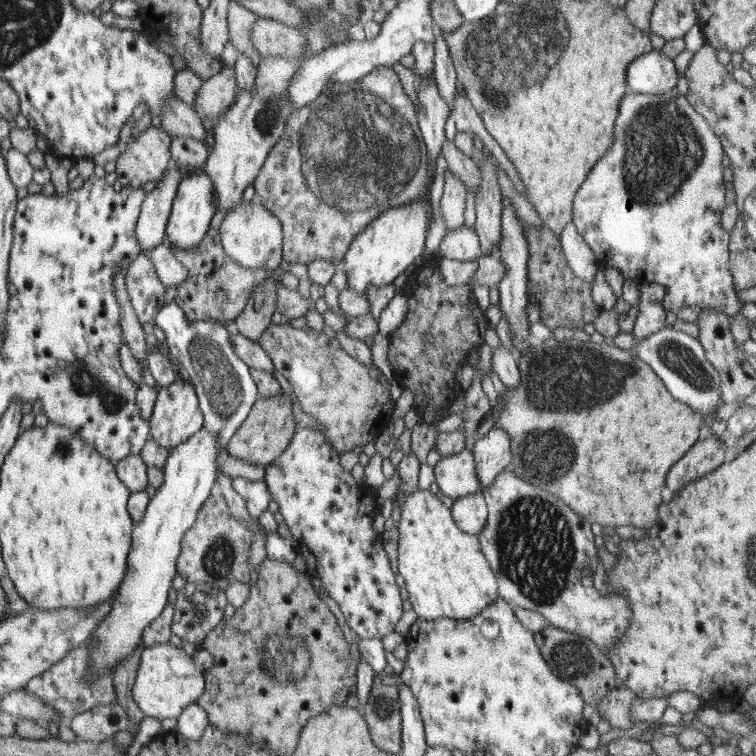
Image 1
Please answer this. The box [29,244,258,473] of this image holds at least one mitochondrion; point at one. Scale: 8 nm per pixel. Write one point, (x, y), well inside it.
(213, 366)

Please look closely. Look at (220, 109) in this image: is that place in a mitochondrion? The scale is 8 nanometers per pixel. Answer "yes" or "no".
no

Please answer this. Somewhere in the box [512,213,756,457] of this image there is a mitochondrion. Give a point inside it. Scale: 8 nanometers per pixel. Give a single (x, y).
(681, 360)

